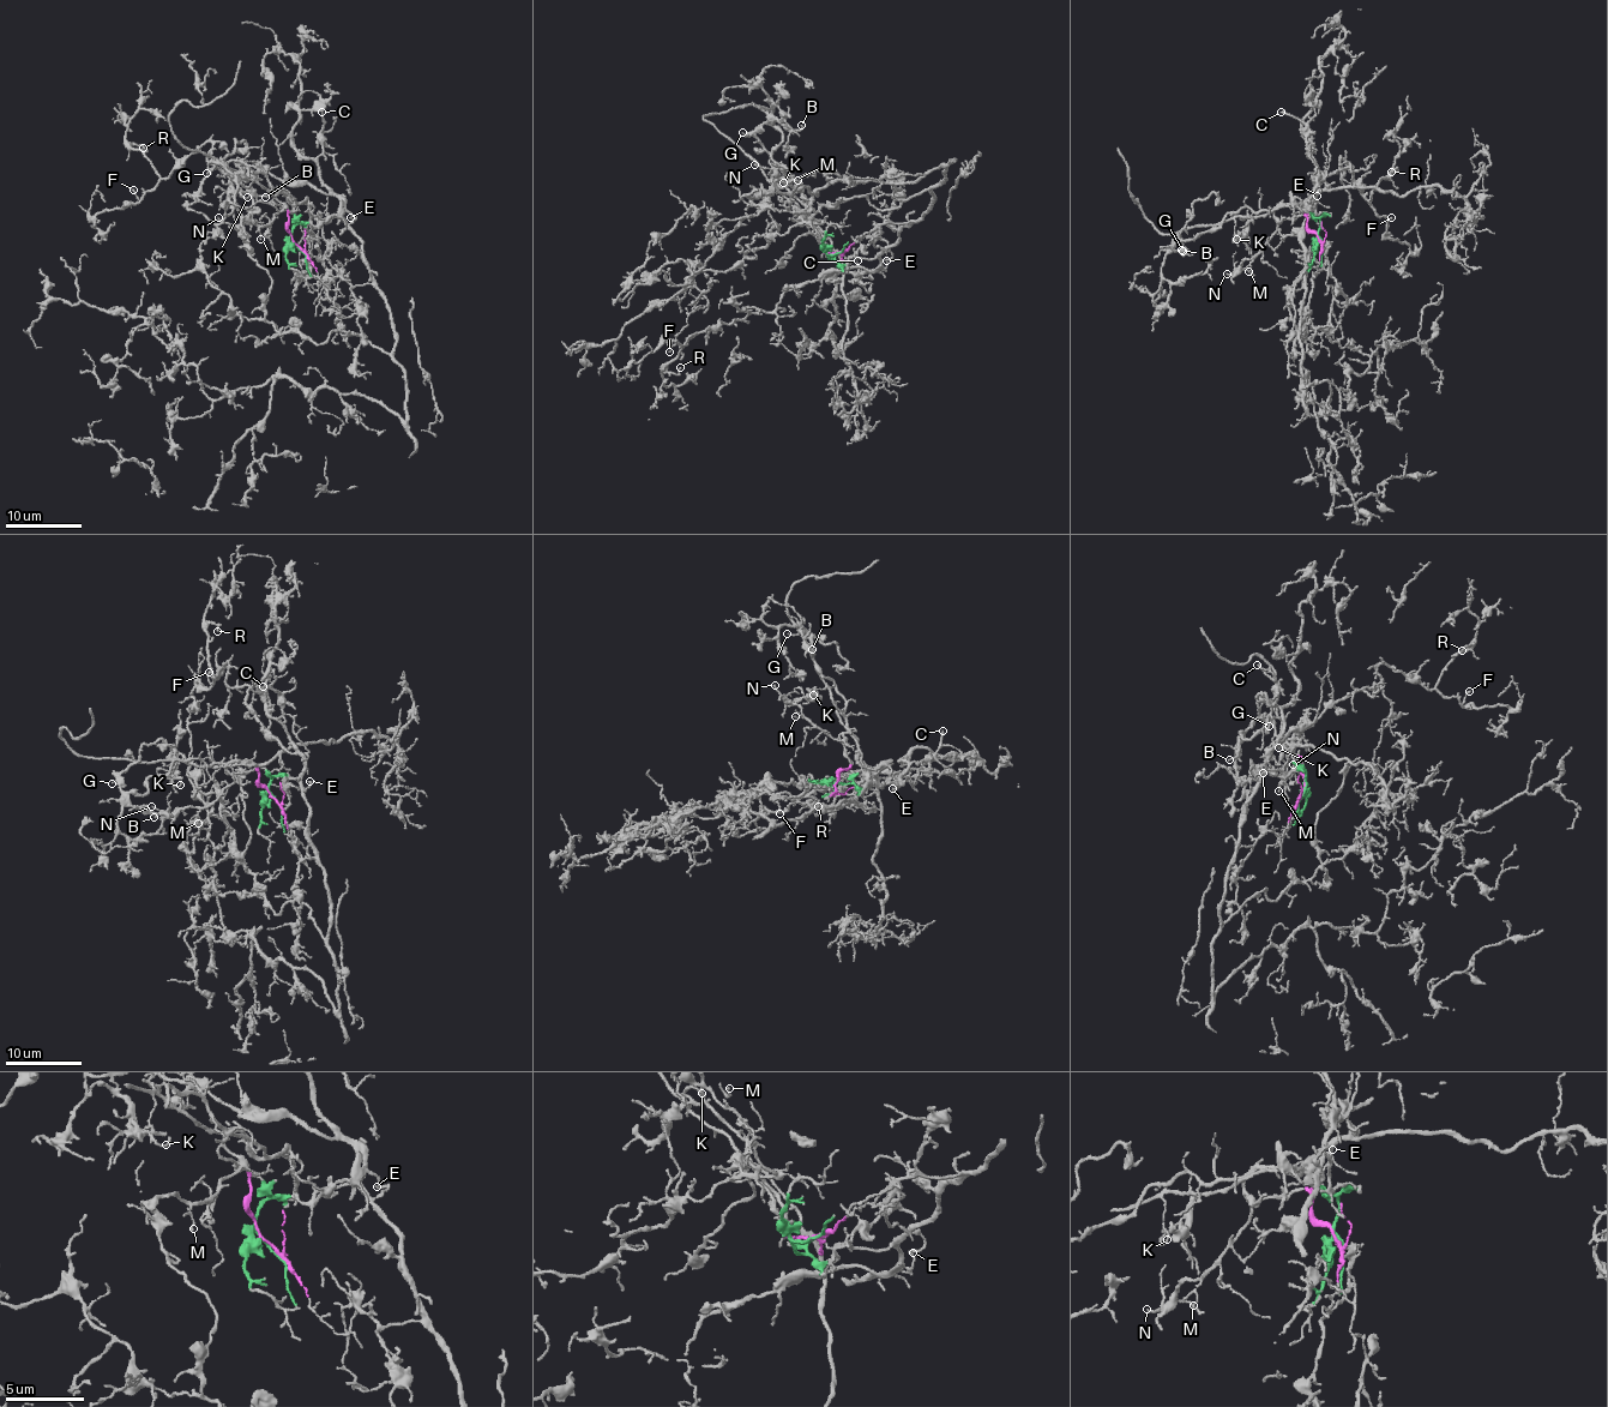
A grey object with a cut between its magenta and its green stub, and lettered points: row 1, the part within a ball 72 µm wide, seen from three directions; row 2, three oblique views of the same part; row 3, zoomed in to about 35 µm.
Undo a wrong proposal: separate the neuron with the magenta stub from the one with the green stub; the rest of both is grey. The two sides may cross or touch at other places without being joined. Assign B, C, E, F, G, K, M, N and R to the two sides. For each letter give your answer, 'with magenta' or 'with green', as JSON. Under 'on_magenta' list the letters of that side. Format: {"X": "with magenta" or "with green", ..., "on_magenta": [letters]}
{"B": "with magenta", "C": "with green", "E": "with green", "F": "with green", "G": "with magenta", "K": "with magenta", "M": "with magenta", "N": "with magenta", "R": "with green", "on_magenta": ["B", "G", "K", "M", "N"]}

